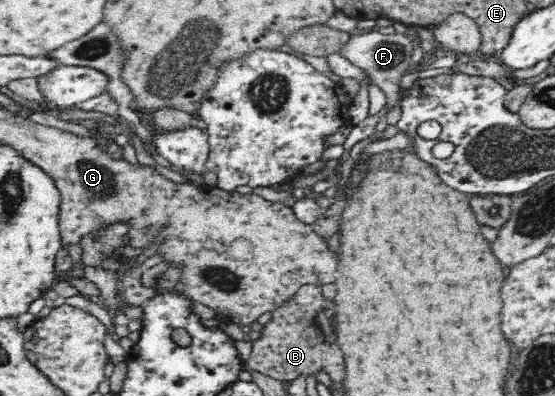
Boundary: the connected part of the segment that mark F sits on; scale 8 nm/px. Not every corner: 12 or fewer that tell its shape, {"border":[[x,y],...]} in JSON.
{"border":[[375,28],[351,35],[337,54],[362,68],[396,107],[412,44]]}

